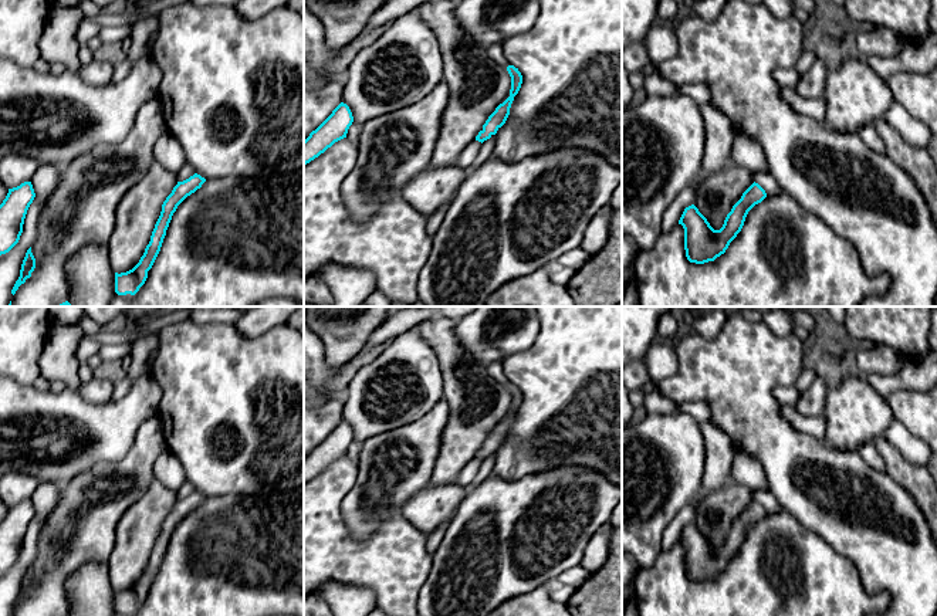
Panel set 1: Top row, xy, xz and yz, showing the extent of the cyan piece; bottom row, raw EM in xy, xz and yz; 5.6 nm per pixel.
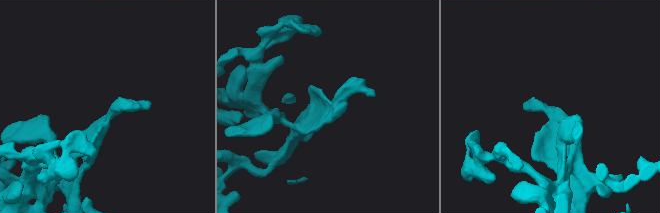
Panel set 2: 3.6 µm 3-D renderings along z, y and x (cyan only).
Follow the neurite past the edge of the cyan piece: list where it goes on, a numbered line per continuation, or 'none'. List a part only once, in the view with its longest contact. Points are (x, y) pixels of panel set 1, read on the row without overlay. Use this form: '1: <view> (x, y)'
none

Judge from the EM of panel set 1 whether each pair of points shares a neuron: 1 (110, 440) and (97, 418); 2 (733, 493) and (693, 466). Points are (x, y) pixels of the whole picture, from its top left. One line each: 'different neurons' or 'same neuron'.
1: same neuron
2: different neurons

